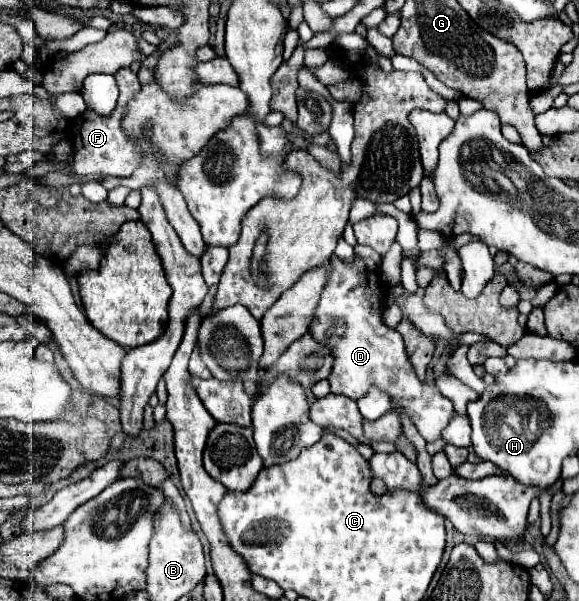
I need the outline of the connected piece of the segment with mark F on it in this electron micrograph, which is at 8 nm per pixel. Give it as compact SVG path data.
M122 68L118 70L118 74L114 76L120 96L118 96L118 104L114 108L114 112L110 116L100 116L94 110L86 110L82 116L78 116L72 122L72 146L74 146L74 164L72 170L80 176L90 176L90 174L102 174L102 176L118 176L118 178L126 178L134 172L134 168L140 164L138 154L134 152L134 146L130 140L126 140L126 134L120 128L120 120L126 112L126 104L128 100L140 90L140 82L136 72L132 72L130 68Z

